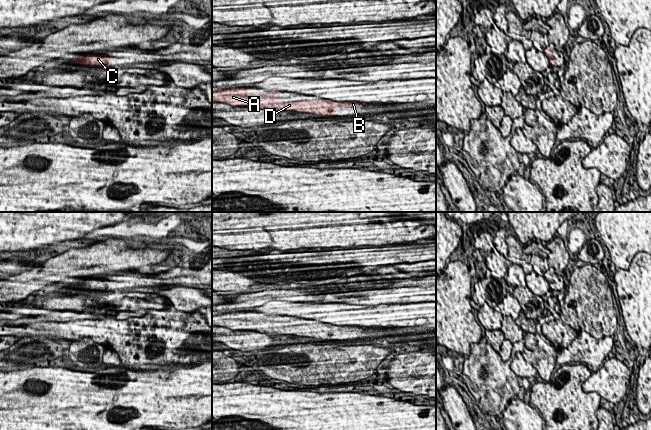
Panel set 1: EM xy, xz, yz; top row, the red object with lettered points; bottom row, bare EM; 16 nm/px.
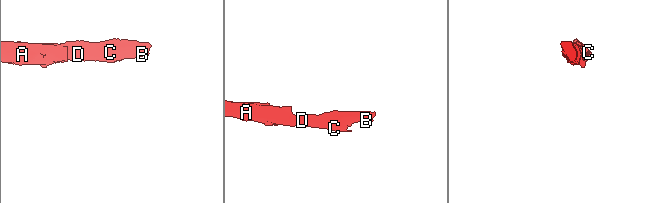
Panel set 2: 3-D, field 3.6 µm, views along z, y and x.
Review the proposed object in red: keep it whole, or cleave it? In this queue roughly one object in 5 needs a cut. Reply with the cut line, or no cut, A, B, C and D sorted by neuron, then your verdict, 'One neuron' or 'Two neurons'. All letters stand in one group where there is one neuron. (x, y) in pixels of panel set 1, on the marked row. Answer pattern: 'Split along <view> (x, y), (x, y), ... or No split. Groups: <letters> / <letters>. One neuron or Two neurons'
No split. Groups: A B C D. One neuron

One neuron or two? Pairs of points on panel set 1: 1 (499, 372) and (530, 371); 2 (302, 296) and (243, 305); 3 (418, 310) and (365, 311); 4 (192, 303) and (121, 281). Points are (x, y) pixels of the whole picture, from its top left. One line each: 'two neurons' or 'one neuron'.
1: two neurons
2: one neuron
3: one neuron
4: two neurons

